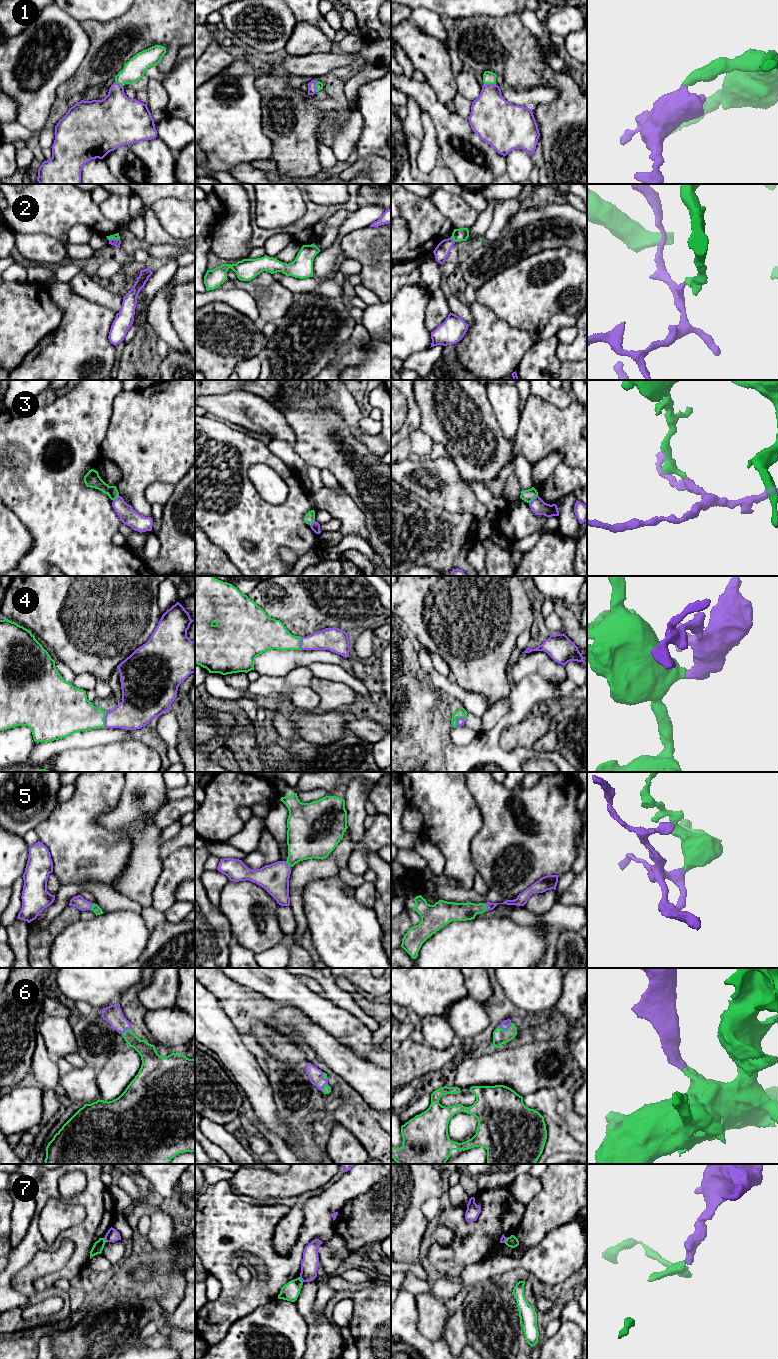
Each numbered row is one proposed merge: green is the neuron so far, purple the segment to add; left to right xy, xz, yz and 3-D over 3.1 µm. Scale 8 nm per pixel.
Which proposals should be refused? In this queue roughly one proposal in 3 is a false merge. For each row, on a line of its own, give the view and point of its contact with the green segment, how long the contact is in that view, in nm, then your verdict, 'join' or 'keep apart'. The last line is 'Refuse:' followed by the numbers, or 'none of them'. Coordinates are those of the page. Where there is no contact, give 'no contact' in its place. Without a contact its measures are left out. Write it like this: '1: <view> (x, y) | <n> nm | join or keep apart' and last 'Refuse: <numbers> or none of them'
1: xz (316, 86) | 90 nm | join
2: xy (114, 238) | 90 nm | keep apart
3: yz (533, 498) | 100 nm | keep apart
4: xy (103, 719) | 120 nm | join
5: xz (288, 865) | 60 nm | join
6: yz (505, 1030) | 120 nm | join
7: xz (300, 1279) | 50 nm | keep apart
Refuse: 2, 3, 7

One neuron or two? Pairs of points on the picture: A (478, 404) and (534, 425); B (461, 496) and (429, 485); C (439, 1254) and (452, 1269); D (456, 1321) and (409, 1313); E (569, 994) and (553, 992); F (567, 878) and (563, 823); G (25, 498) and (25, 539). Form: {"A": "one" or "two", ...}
{"A": "one", "B": "one", "C": "one", "D": "two", "E": "two", "F": "two", "G": "two"}

